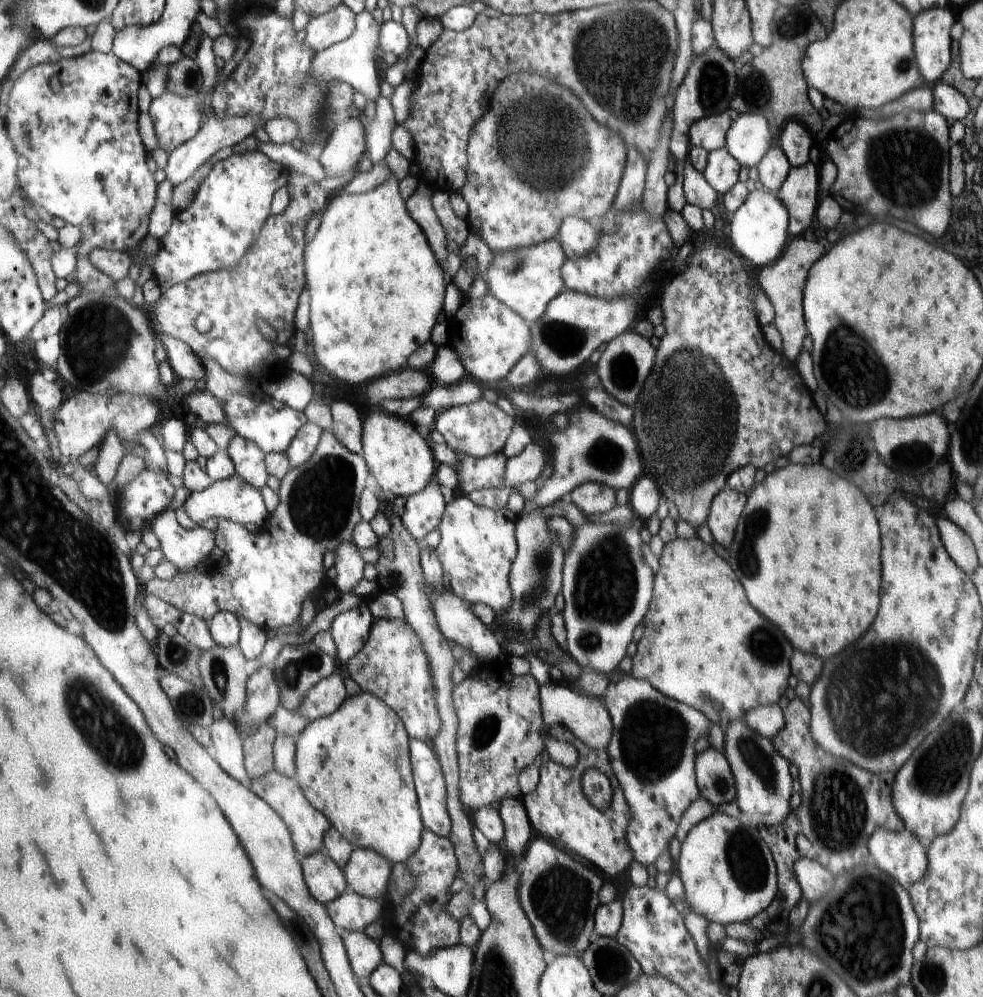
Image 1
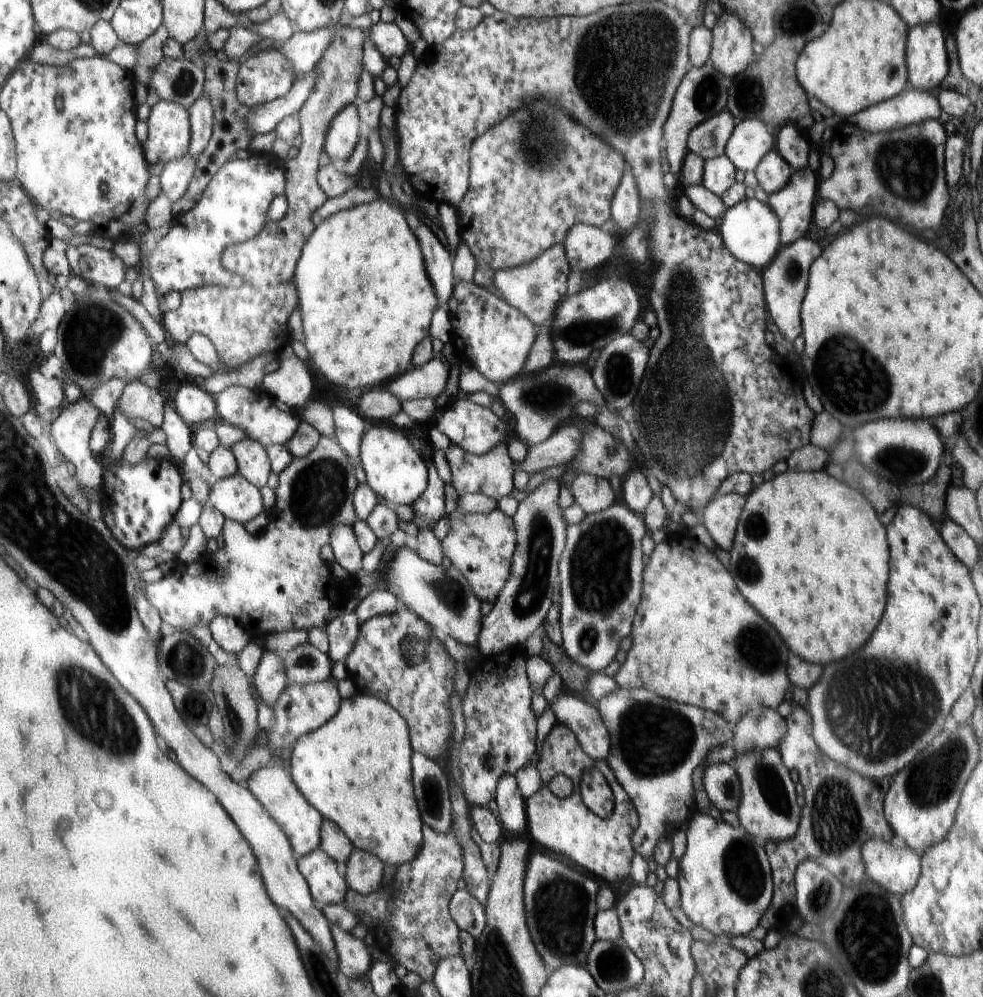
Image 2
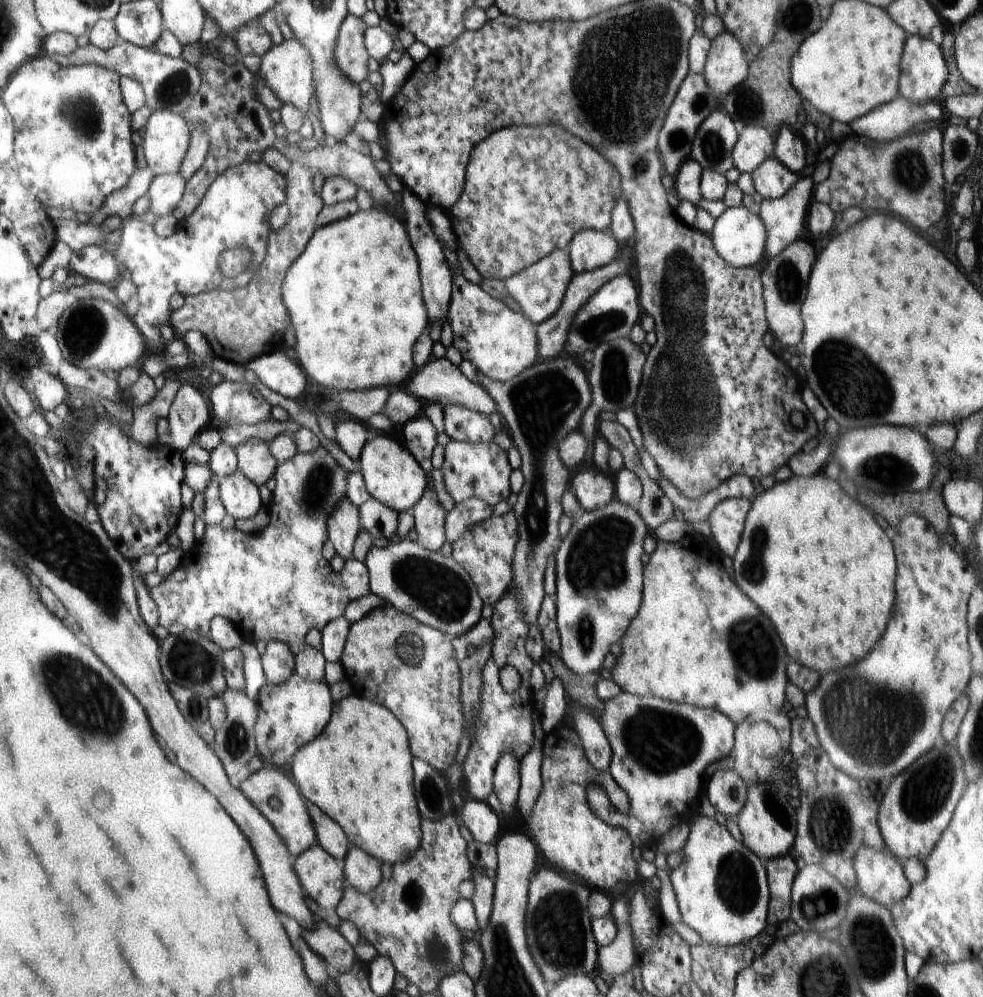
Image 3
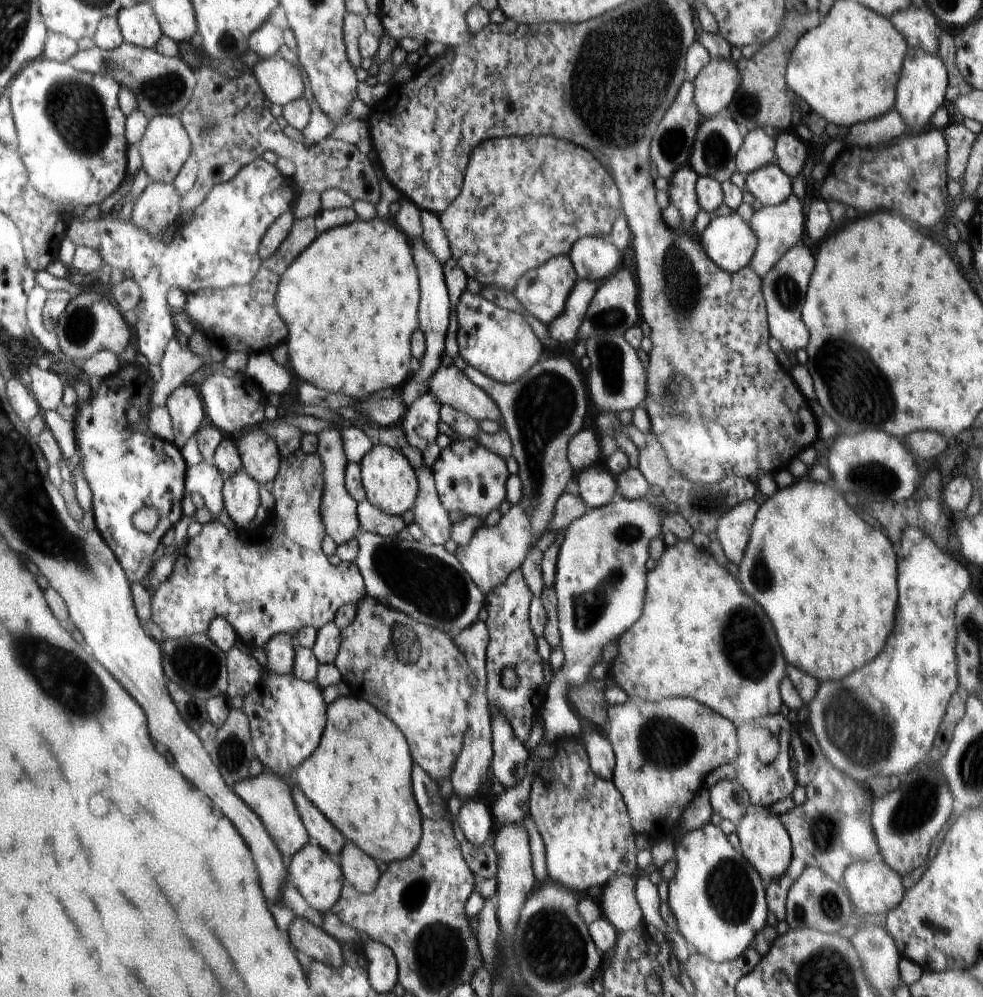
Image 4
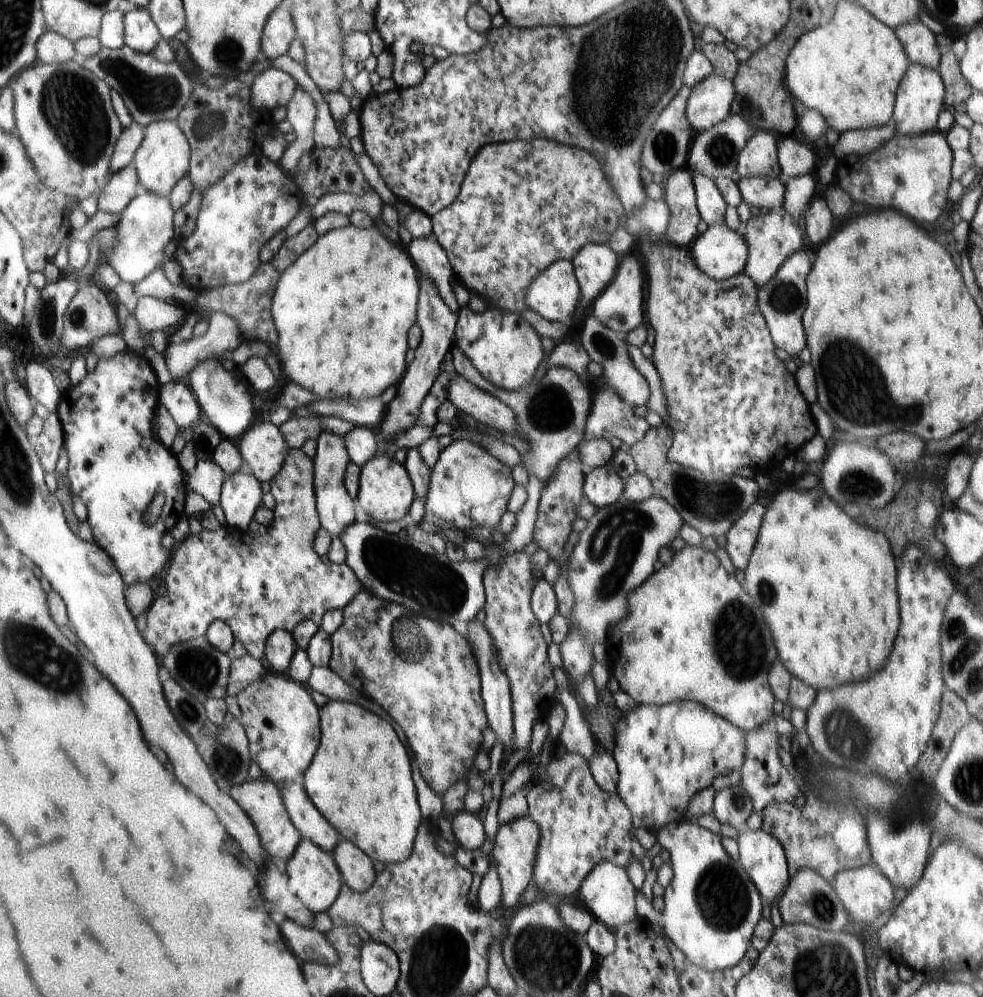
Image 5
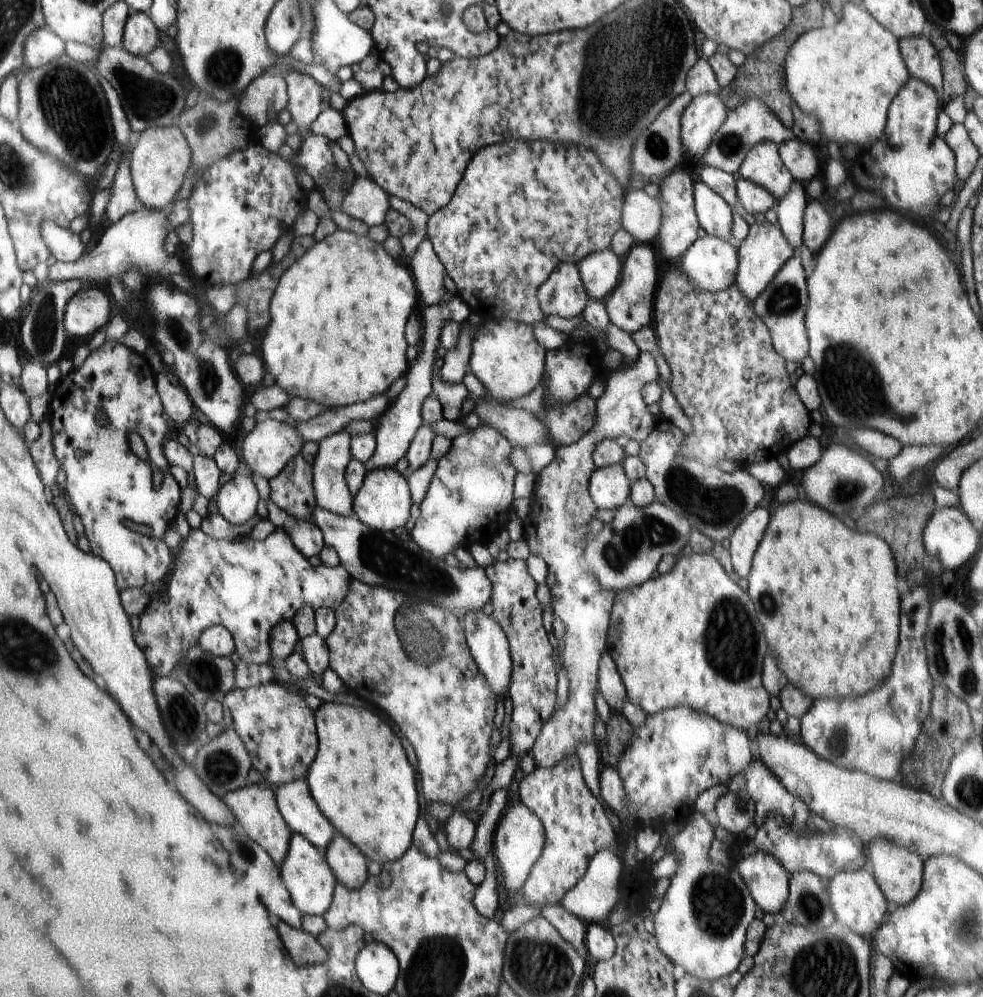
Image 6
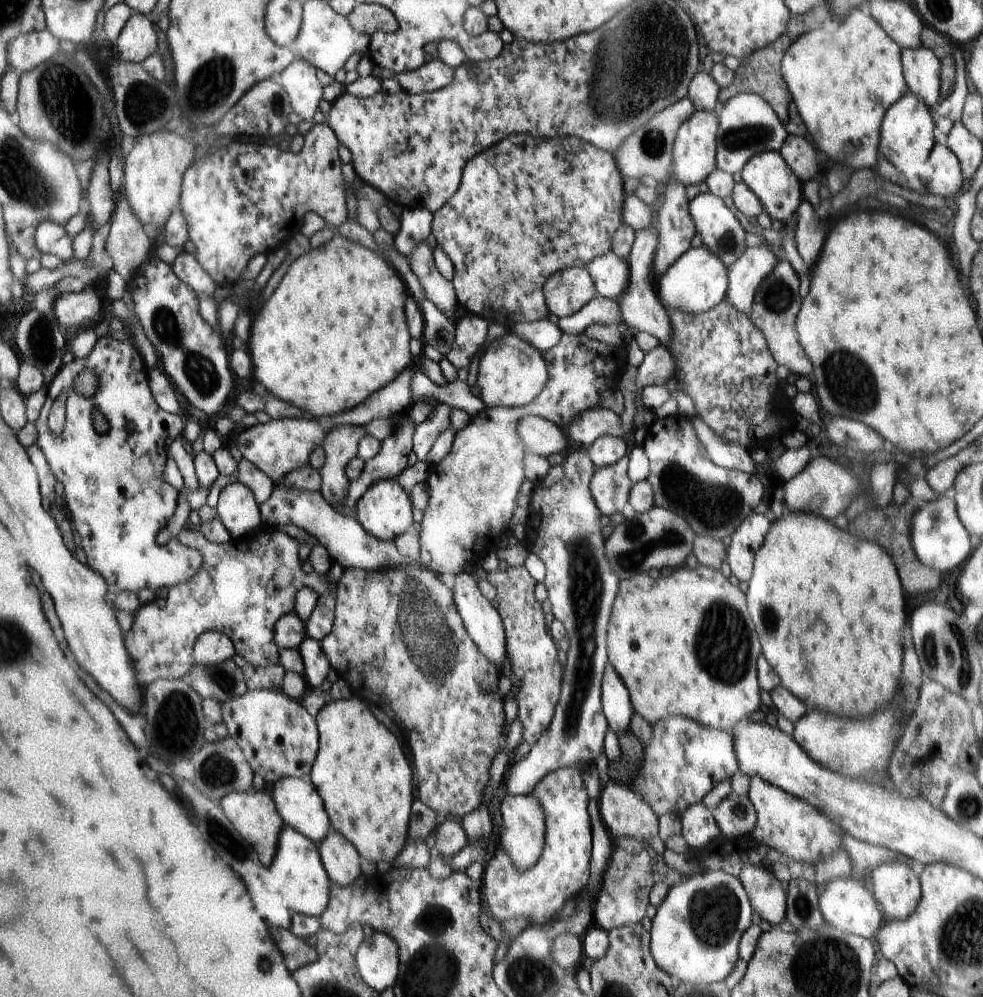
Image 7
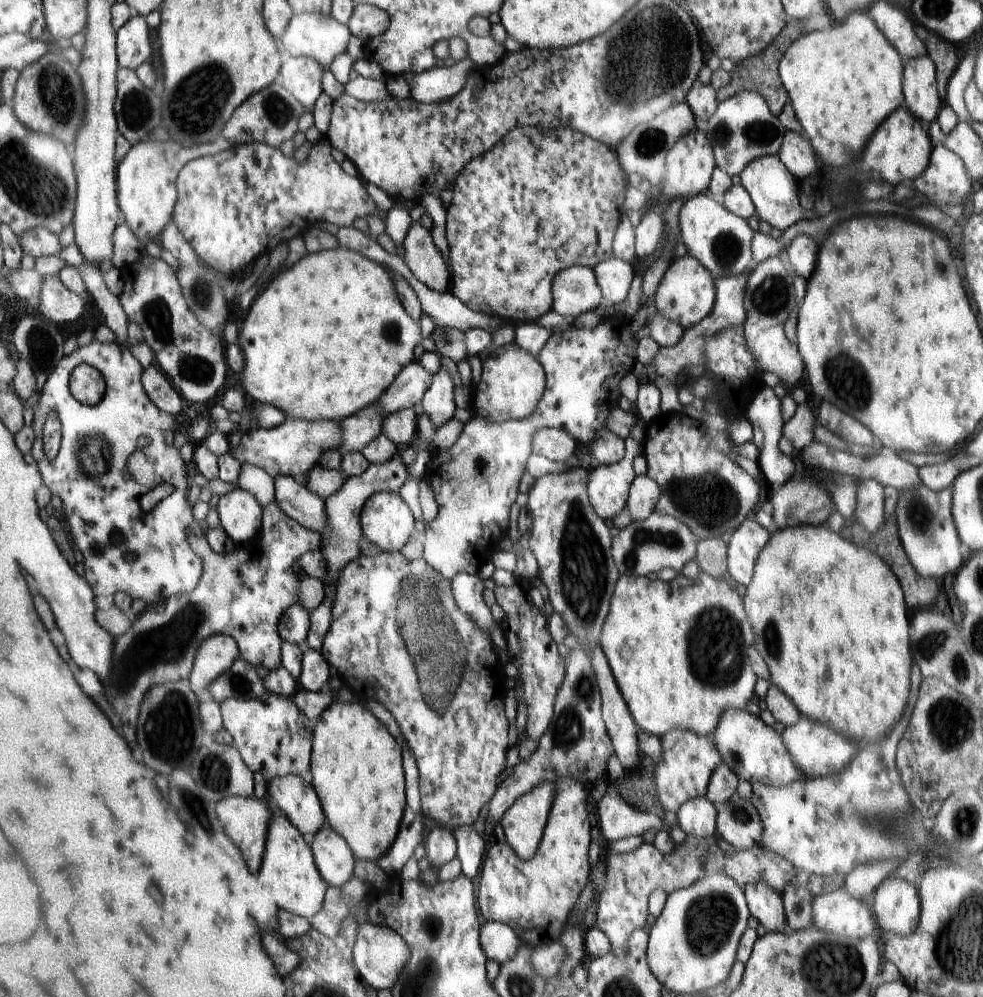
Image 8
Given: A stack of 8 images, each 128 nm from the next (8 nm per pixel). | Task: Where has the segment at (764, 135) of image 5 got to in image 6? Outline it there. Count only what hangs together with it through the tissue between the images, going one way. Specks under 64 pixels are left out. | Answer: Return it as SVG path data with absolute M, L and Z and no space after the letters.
M770 141L758 143L747 152L739 173L743 179L755 182L772 193L776 204L786 196L794 182L781 158L780 147Z

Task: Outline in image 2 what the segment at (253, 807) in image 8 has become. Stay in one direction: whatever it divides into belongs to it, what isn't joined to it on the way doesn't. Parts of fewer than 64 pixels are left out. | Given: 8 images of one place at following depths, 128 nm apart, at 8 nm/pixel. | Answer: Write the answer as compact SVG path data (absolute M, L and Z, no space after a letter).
M274 762L271 766L253 772L246 784L250 787L254 798L262 803L285 831L292 843L294 858L299 859L321 845L321 826L324 824L324 816L305 798L305 795L298 792L298 787L294 786L295 782L292 782L292 779L282 768L278 768L278 762Z

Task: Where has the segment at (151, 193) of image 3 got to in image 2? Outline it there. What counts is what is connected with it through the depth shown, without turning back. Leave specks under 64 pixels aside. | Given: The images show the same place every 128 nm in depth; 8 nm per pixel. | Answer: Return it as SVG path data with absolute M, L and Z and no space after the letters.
M190 153L180 161L171 162L166 166L159 177L160 194L166 195L174 204L182 200L194 180L198 160L199 158L196 159Z

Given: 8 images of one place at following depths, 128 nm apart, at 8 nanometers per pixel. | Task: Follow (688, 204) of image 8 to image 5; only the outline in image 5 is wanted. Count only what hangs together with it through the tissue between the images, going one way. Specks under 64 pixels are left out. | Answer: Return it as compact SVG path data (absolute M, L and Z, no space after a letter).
M692 171L692 180L695 188L695 201L697 211L702 220L710 225L725 224L725 210L727 202L724 202L722 194L718 190L713 179Z

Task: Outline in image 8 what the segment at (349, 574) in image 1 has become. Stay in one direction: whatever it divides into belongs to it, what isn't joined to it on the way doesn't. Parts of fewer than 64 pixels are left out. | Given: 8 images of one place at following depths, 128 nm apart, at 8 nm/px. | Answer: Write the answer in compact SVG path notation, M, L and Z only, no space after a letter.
M374 403L359 410L352 417L340 422L343 428L343 444L340 452L361 451L371 440L381 435L383 410Z

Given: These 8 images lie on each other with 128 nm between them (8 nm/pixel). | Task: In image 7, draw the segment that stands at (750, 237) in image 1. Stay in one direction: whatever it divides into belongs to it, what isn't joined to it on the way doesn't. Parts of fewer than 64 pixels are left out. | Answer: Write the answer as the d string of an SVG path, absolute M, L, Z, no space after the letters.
M704 245L690 247L663 274L659 282L659 297L669 312L678 309L683 313L699 315L708 313L711 308L725 300L728 284L728 270L717 255Z

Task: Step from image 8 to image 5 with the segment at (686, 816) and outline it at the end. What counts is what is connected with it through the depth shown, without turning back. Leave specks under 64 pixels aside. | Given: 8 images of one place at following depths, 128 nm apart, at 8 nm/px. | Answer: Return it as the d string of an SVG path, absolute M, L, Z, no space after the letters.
M684 820L663 826L656 832L657 842L668 851L673 863L673 880L665 888L664 909L660 910L661 932L678 950L684 954L686 962L695 964L704 970L732 969L738 965L750 948L753 932L762 916L761 893L754 884L745 867L734 864L720 844L720 836L700 827L695 822Z

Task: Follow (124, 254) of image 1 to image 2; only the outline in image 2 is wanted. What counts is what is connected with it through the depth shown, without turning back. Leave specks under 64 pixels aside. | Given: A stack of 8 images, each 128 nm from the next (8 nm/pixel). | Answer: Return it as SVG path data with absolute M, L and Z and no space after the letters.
M69 244L68 258L73 272L85 278L91 284L104 284L109 290L117 290L126 280L127 266L124 260L113 250L106 250L90 245Z

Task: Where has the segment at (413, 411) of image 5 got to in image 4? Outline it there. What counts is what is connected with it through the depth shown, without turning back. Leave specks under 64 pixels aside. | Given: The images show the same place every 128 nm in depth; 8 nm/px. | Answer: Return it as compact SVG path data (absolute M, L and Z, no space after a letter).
M422 236L418 240L414 240L413 255L416 259L418 275L421 278L421 313L418 318L421 319L420 330L426 338L426 352L422 356L422 360L417 363L417 367L410 382L404 386L404 390L400 392L404 404L410 407L412 402L428 391L428 380L432 378L432 372L441 365L441 358L445 354L444 342L446 342L446 333L448 330L448 322L450 322L450 298L448 296L448 288L446 286L443 265L436 260L436 256L424 246Z

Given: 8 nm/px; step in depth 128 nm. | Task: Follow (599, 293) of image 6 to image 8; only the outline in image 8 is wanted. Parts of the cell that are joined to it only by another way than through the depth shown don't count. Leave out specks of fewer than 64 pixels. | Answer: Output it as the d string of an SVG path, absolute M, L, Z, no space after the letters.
M616 257L609 258L608 261L601 262L593 268L598 278L598 286L602 288L602 294L612 304L626 300L635 270L632 263Z

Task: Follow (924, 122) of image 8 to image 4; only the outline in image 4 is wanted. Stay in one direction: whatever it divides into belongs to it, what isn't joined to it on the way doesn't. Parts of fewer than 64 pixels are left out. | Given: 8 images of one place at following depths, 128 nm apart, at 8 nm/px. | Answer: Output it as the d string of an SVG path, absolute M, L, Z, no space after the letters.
M914 6L894 13L889 20L905 37L905 41L910 47L920 47L920 50L936 55L939 48L938 38L934 36L934 30L939 24L936 24L934 17L932 13L928 12L928 9L919 10Z

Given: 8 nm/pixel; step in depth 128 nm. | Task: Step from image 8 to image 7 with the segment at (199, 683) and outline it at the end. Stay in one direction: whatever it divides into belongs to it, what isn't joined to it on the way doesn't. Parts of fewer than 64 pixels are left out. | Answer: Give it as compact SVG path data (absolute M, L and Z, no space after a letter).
M210 631L204 634L195 646L196 664L216 666L234 658L235 644L230 635L220 631Z

